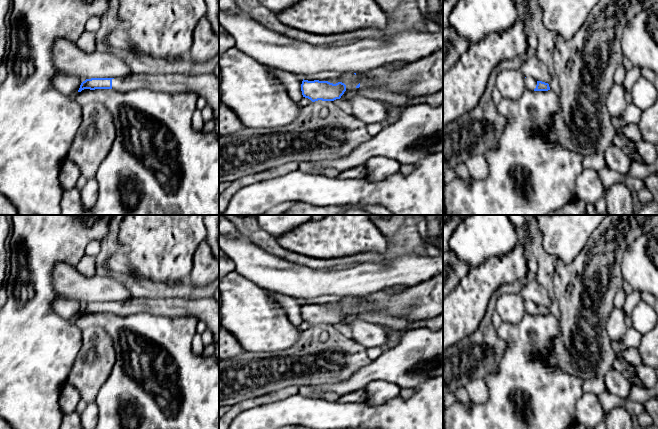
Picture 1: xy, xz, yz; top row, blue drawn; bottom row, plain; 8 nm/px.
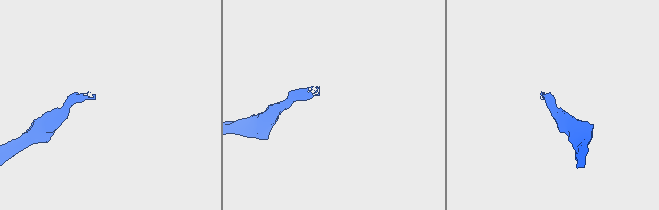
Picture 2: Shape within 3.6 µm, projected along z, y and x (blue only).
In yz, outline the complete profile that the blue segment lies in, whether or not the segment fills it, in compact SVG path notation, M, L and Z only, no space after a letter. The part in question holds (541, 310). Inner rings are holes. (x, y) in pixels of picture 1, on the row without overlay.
M528 300L525 302L525 311L529 314L534 315L548 315L550 314L549 308L542 306L542 305L536 305L534 302Z

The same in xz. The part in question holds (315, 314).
M443 274L415 286L406 287L404 292L392 296L385 292L375 292L367 296L345 297L336 308L303 303L301 315L303 321L312 326L334 325L340 323L347 312L359 312L366 302L372 303L378 312L402 316L420 324L443 313Z

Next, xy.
M130 298L122 302L91 302L80 309L78 316L84 313L114 313L120 316L149 313L157 316L183 317L193 316L203 321L213 333L214 342L219 343L219 300L205 298Z

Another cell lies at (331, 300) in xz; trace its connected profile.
M325 295L314 298L312 300L304 300L303 303L308 305L314 304L328 305L330 307L336 308L338 307L338 303L341 301L341 299L342 299L341 297L335 295Z

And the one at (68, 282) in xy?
M59 262L53 269L53 287L58 296L84 302L122 302L132 298L130 291L112 277L94 274L86 277L77 267Z

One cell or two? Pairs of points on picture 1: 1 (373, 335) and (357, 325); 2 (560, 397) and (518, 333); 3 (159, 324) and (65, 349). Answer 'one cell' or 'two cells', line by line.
1: one cell
2: one cell
3: two cells

